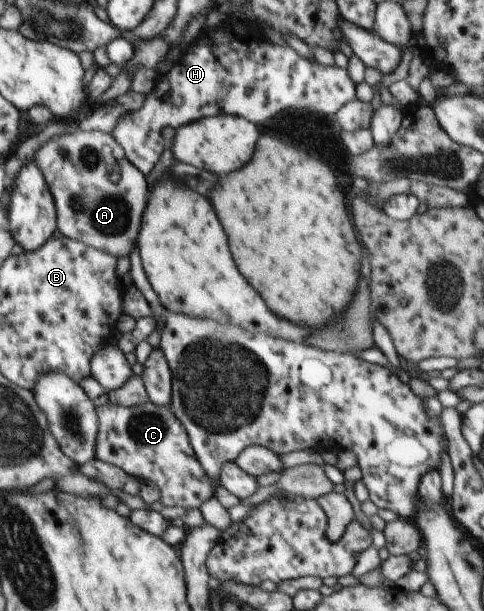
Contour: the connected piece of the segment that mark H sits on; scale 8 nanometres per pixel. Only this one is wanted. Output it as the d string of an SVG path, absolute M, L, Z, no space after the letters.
M229 26L219 29L207 29L187 46L187 50L171 65L167 74L157 80L155 88L147 95L147 100L136 112L127 112L114 124L111 135L115 141L125 148L127 158L147 176L157 160L163 154L165 141L161 130L171 126L178 129L183 125L195 122L203 117L217 116L221 113L239 115L253 122L263 124L275 114L283 114L287 108L301 108L321 114L336 114L350 100L356 97L356 84L349 78L348 70L323 66L317 62L309 62L291 47L281 47L272 42L250 41L247 29L241 26Z

